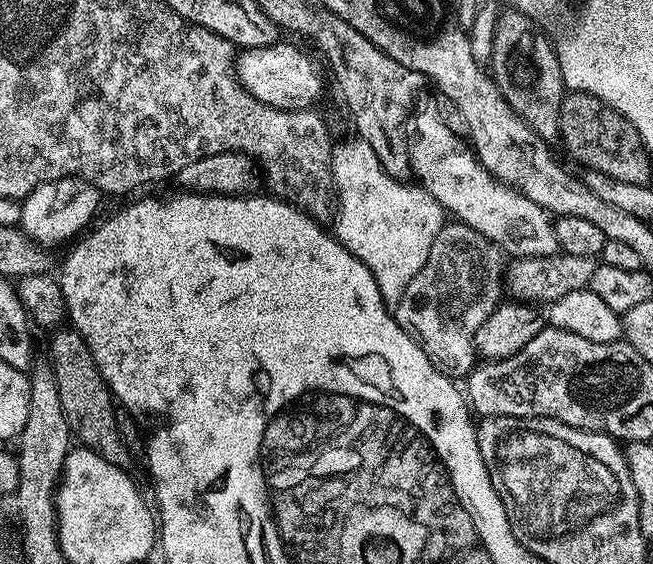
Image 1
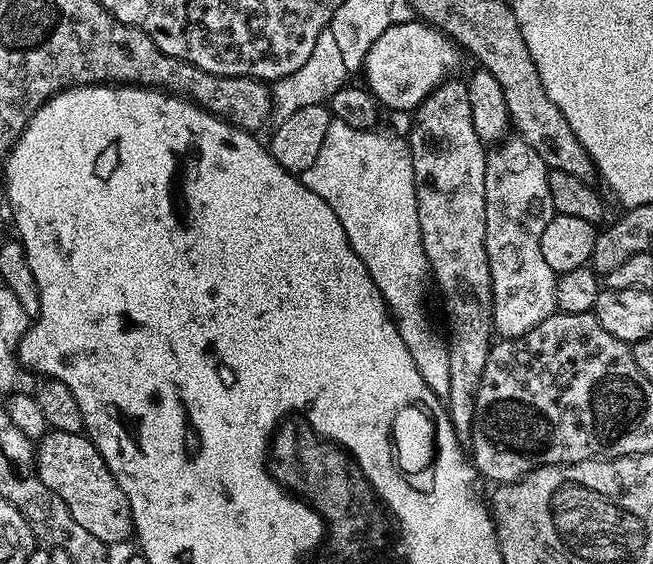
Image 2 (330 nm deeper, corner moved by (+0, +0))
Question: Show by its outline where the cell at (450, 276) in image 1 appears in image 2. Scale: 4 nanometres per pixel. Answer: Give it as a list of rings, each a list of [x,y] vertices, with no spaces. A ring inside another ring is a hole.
[[[508,138],[488,152],[486,166],[486,238],[488,265],[492,275],[492,322],[500,338],[521,336],[557,311],[558,274],[542,258],[542,230],[557,215],[550,198],[549,169],[531,146],[519,138]]]

